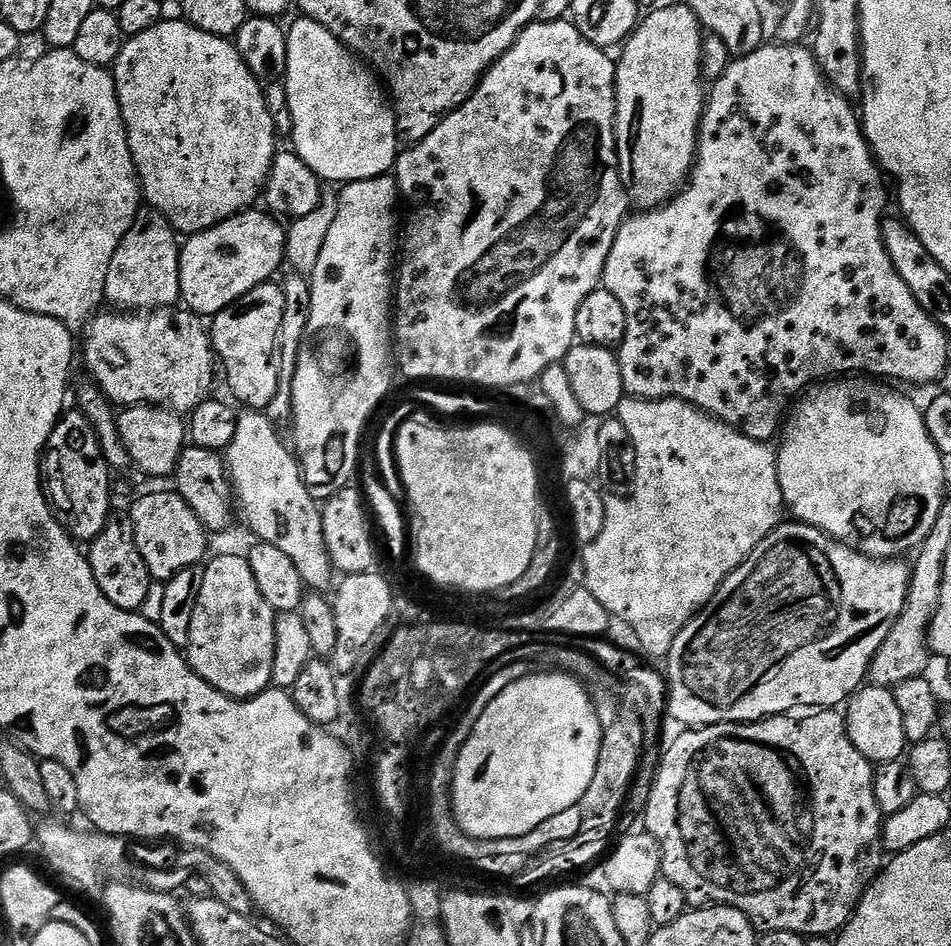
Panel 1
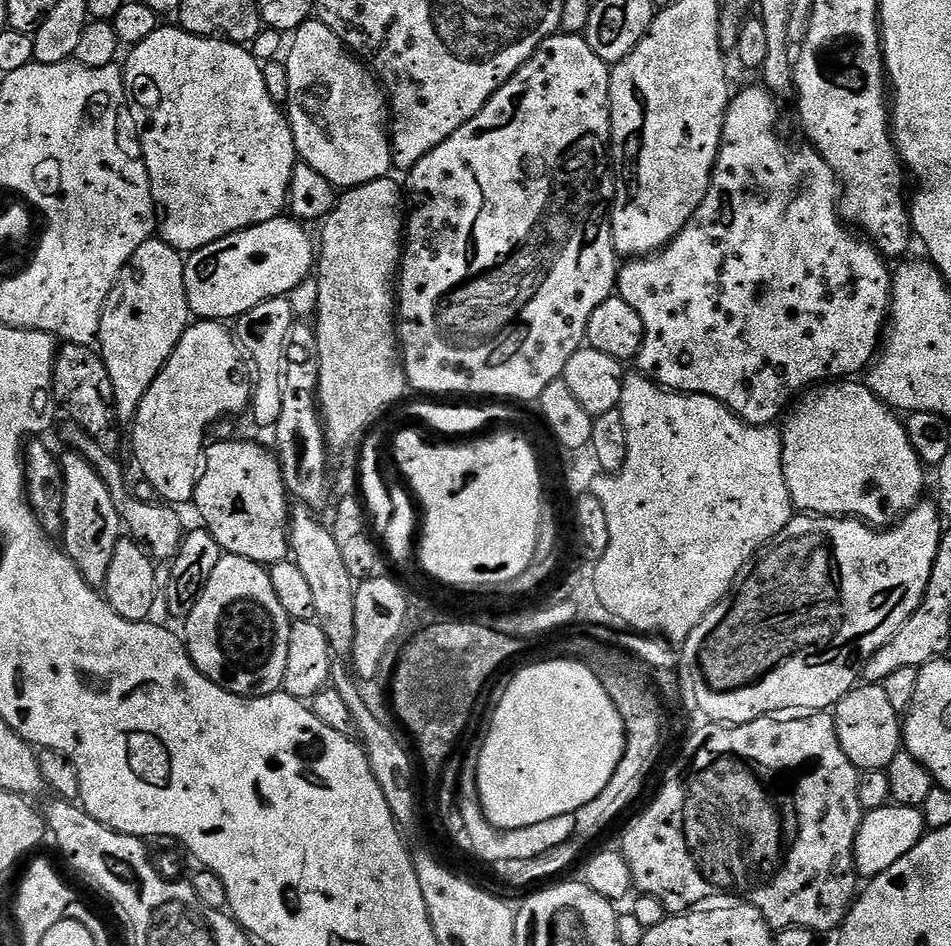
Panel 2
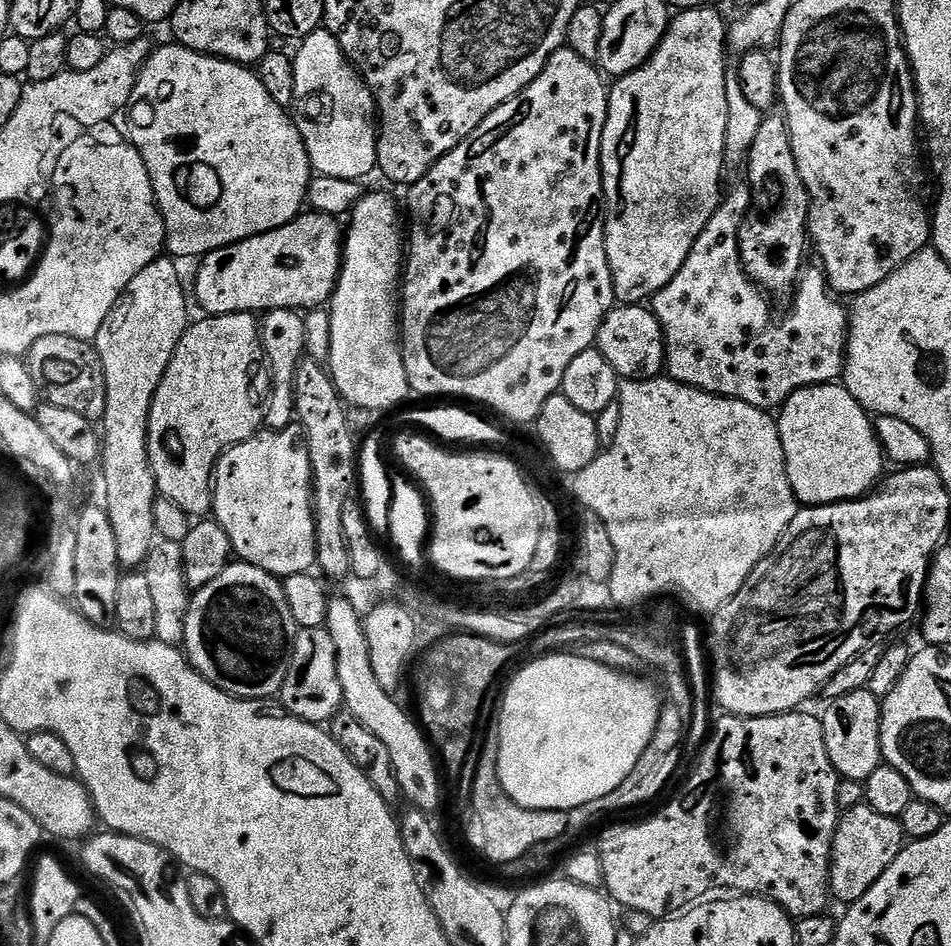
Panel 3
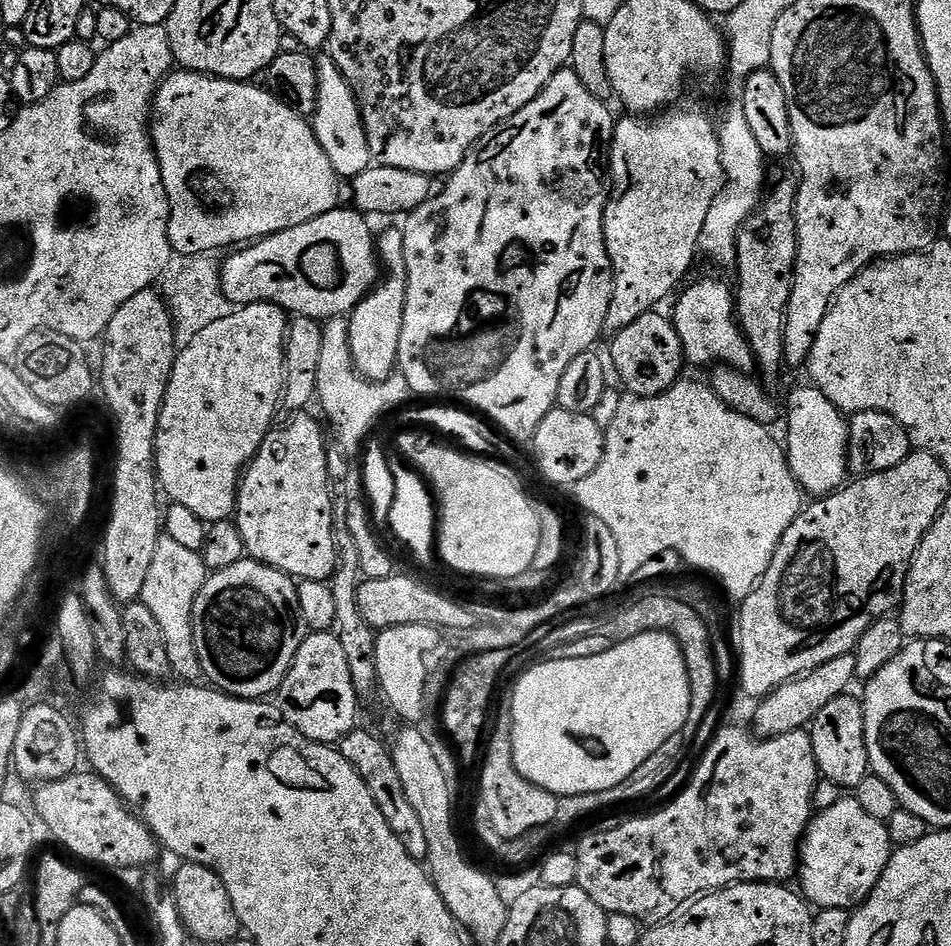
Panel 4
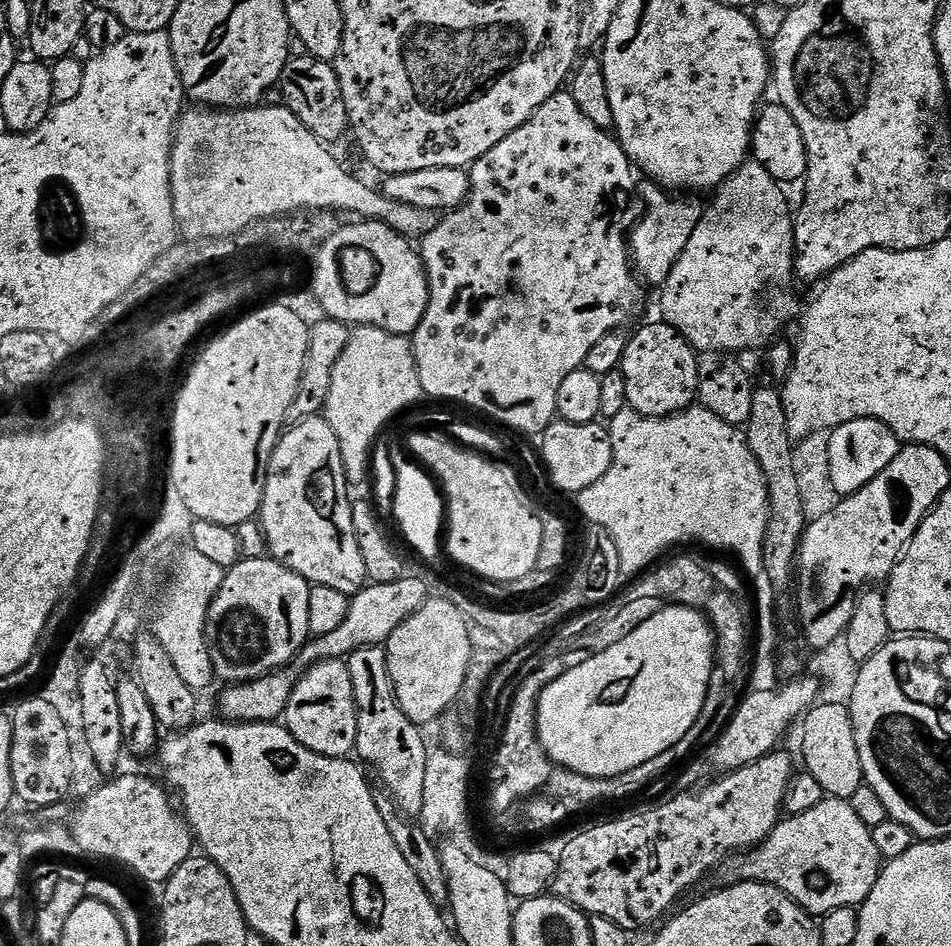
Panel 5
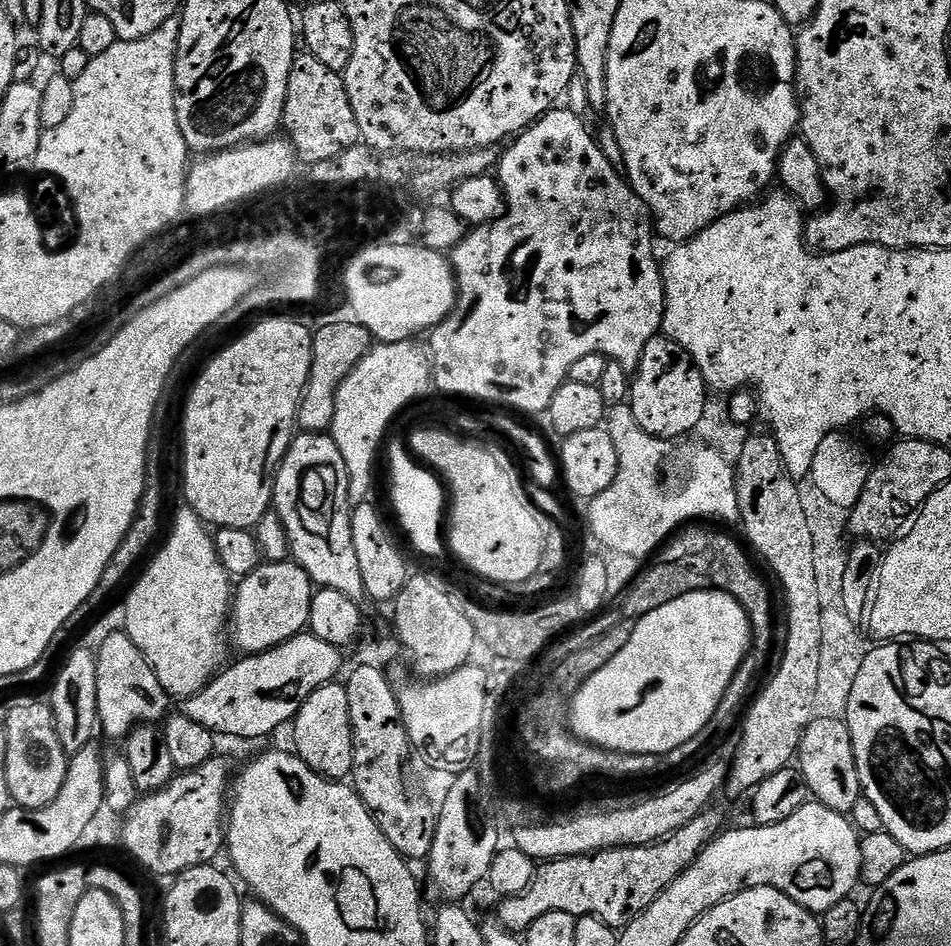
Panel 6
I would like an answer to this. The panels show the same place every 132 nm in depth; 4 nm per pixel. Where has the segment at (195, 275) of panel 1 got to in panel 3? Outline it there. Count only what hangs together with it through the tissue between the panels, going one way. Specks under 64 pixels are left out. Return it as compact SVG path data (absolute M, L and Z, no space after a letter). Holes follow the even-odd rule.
M311 210L291 220L286 226L278 230L270 230L261 236L255 236L249 240L243 240L237 244L231 244L225 248L219 248L208 253L199 261L200 269L196 272L196 300L205 308L208 316L225 316L235 312L251 312L253 314L263 314L271 312L274 308L294 308L297 310L311 310L327 305L332 299L332 291L336 289L336 280L340 277L340 261L344 259L344 237L342 235L341 221L335 216L323 216L321 212Z

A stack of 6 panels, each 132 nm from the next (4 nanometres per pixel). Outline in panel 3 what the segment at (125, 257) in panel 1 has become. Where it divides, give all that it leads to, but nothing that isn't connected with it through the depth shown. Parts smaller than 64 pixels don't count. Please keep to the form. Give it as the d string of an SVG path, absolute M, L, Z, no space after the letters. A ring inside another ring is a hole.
M161 258L138 270L120 301L110 310L106 322L102 322L102 330L98 330L94 341L106 378L102 504L110 518L110 526L114 526L114 542L118 542L118 558L124 570L139 569L157 539L154 502L158 493L148 457L150 406L174 358L178 342L190 327L188 300L184 297L184 284L175 263L175 259Z

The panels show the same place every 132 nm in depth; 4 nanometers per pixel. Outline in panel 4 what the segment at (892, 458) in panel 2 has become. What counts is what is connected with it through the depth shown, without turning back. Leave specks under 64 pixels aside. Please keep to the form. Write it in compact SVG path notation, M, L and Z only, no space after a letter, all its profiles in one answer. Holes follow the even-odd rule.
M815 386L796 388L788 396L788 410L786 406L786 422L788 418L788 444L786 440L786 455L788 465L799 482L801 489L813 497L819 498L835 492L849 479L848 471L848 420L845 413L840 412Z

